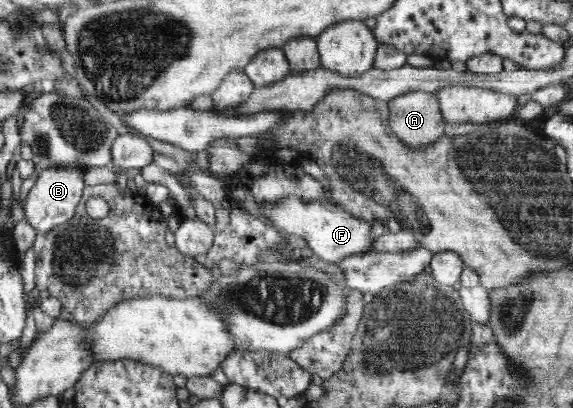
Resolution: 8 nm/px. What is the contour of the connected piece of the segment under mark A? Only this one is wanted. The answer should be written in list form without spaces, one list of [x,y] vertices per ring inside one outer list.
[[[408,92],[389,102],[389,126],[404,145],[419,149],[434,144],[442,136],[447,125],[441,117],[438,97],[434,93]]]

